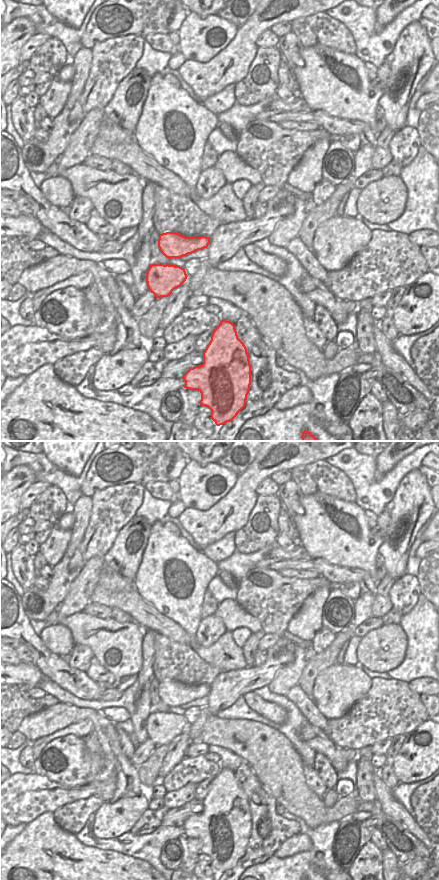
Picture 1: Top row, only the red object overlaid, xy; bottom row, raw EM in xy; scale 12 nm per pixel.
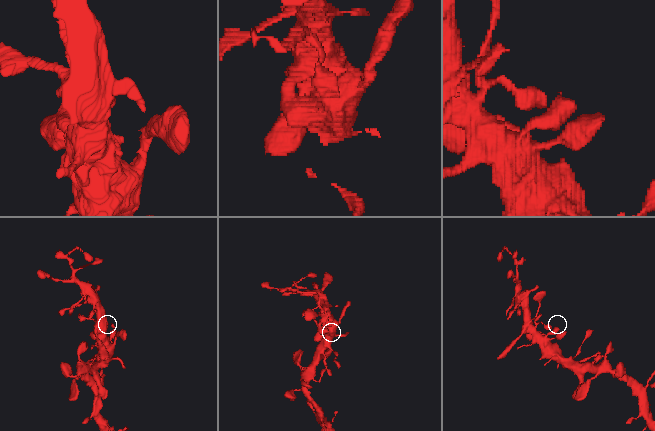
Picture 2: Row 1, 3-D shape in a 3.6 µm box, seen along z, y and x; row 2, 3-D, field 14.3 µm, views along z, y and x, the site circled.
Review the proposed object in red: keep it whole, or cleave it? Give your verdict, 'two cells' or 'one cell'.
one cell

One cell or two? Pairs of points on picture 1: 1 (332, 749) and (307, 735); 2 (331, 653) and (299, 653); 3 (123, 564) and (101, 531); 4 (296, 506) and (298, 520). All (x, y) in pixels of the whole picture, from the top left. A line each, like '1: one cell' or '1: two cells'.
1: one cell
2: two cells
3: two cells
4: two cells

